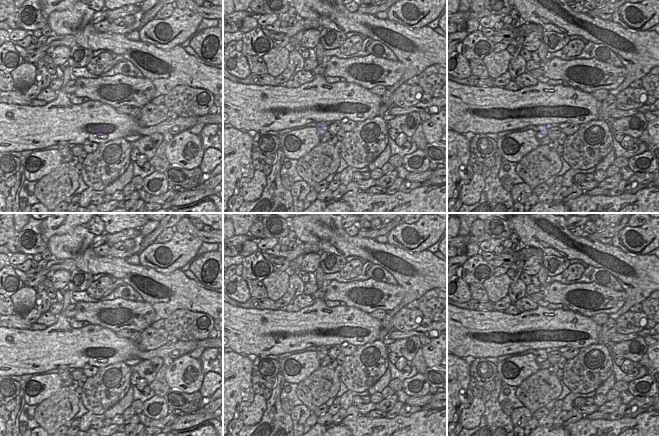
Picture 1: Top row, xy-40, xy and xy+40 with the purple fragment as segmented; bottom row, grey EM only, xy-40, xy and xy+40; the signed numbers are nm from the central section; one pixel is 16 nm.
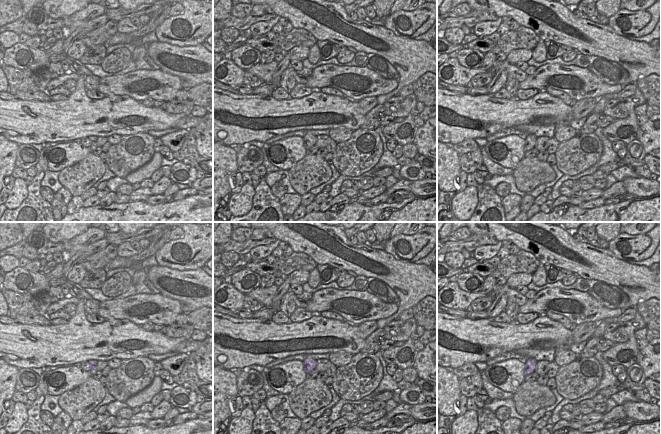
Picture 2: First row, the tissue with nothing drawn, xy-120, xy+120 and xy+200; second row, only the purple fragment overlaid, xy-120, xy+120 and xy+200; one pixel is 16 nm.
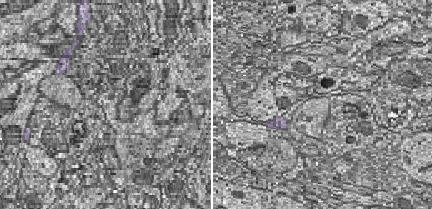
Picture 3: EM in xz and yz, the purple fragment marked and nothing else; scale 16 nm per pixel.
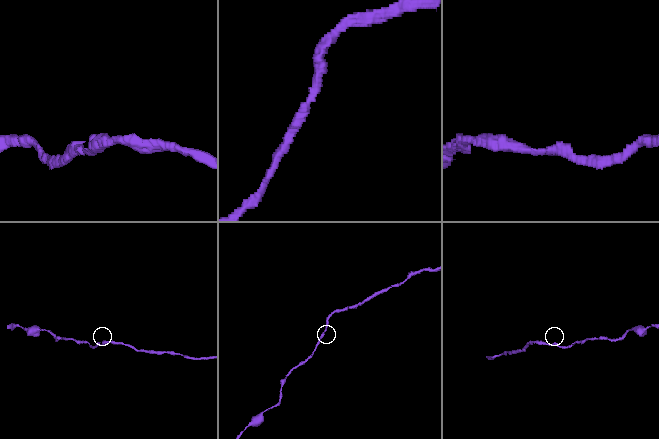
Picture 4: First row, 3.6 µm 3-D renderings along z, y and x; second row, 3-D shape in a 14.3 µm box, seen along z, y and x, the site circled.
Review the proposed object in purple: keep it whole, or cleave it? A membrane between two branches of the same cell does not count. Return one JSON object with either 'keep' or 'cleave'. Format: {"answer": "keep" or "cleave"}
{"answer": "keep"}

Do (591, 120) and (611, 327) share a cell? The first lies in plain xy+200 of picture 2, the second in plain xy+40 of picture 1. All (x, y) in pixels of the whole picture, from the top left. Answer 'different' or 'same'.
same

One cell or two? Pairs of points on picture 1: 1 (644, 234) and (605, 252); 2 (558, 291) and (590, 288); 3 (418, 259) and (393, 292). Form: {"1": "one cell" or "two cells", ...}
{"1": "two cells", "2": "one cell", "3": "two cells"}

